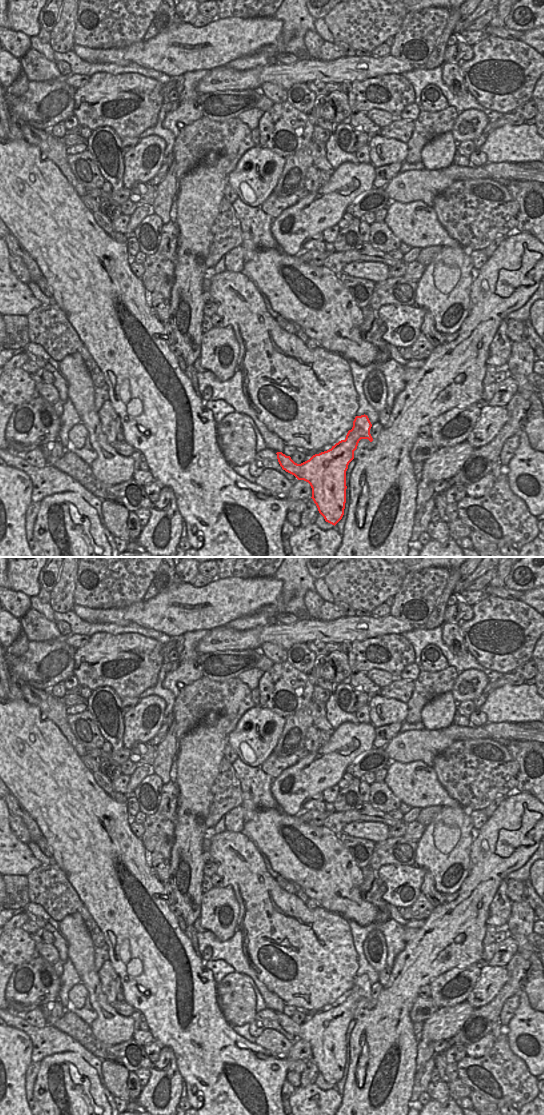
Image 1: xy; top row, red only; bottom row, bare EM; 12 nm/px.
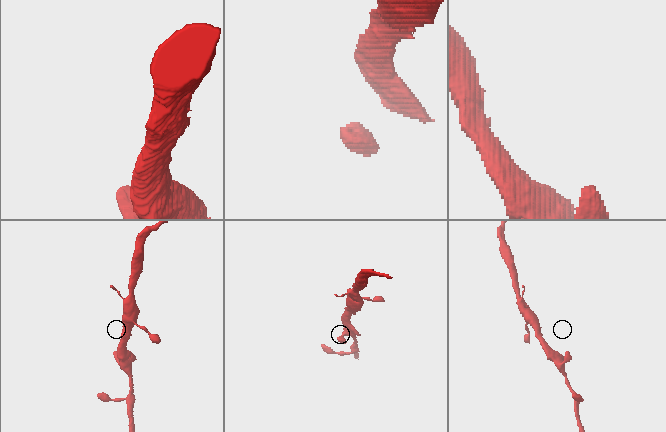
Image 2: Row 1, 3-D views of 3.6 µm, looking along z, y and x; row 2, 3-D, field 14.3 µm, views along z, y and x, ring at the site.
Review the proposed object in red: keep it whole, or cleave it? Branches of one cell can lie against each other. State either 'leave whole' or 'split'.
leave whole

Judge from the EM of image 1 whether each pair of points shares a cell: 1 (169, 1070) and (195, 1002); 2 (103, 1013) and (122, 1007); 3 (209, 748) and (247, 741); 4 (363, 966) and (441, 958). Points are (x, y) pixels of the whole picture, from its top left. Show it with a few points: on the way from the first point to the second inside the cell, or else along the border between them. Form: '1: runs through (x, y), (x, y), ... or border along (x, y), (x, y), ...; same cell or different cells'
1: border along (163, 1046), (172, 1050), (183, 1078); different cells
2: border along (109, 1004), (118, 1013), (130, 1016); different cells
3: border along (232, 730), (228, 736), (227, 743); different cells
4: border along (406, 943), (405, 947), (396, 956), (391, 968); different cells

